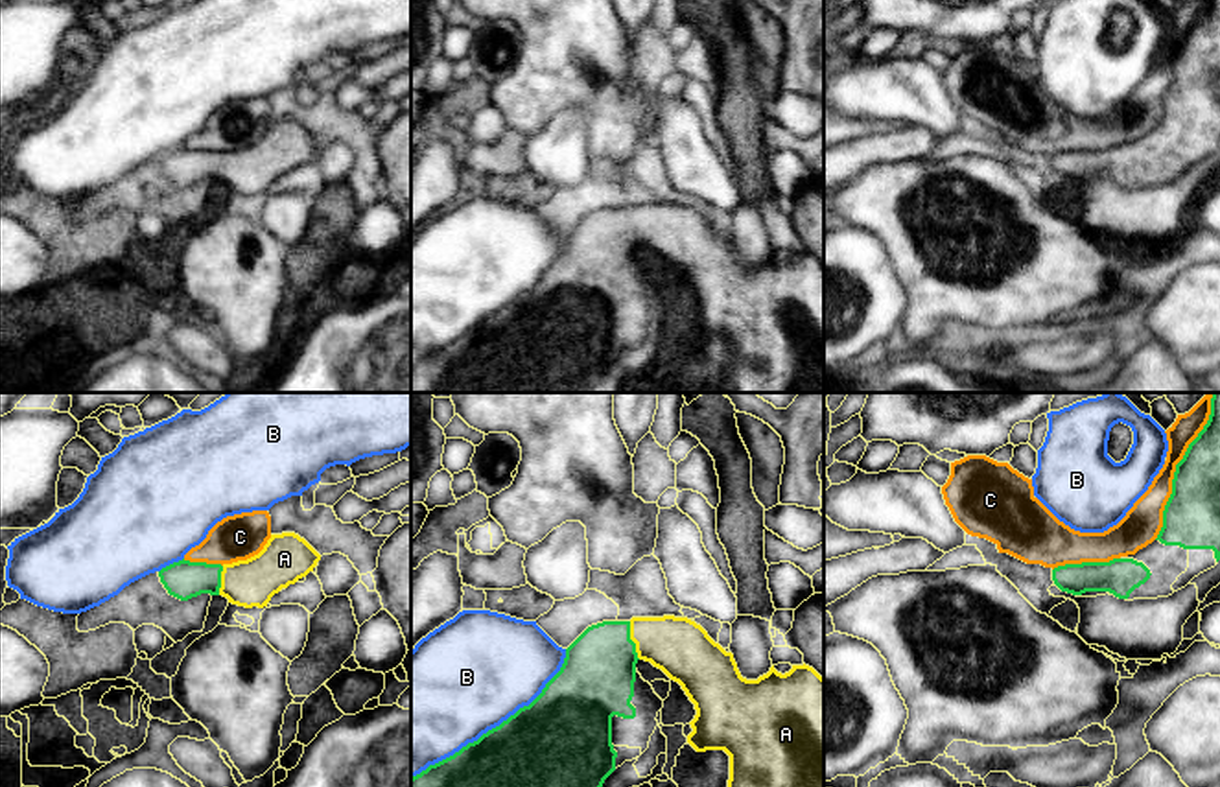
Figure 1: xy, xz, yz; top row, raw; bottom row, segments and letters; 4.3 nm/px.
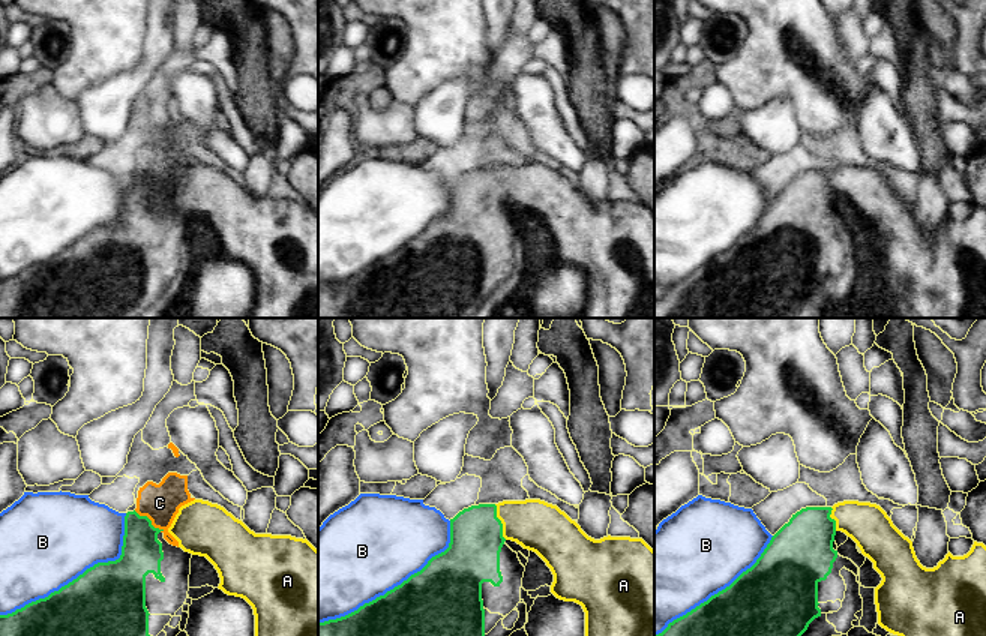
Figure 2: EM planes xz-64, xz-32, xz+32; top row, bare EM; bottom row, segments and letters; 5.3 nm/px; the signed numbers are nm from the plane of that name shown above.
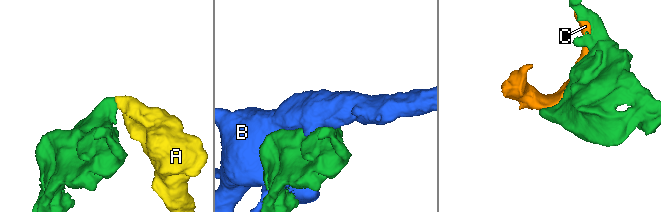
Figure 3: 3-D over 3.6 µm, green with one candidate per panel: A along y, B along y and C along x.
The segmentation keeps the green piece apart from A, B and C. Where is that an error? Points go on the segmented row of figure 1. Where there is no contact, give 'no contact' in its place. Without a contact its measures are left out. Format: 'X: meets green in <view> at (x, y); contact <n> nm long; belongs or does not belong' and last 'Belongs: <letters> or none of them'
A: meets green in xz at (631, 640); contact 180 nm long; belongs
B: meets green in xz at (496, 727); contact 900 nm long; does not belong
C: meets green in yz at (1176, 467); contact 700 nm long; does not belong
Belongs: A

